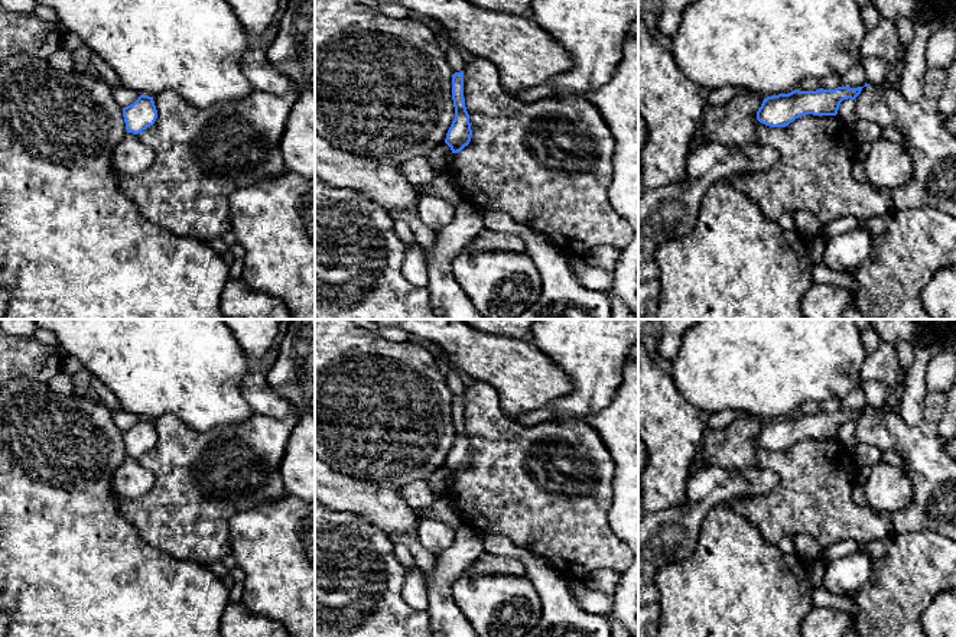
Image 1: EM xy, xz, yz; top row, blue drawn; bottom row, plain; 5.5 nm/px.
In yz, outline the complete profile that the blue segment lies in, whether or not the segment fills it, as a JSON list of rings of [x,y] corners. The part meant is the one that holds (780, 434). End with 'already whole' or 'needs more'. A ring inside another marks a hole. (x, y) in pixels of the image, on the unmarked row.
[[[838,410],[835,413],[799,415],[764,422],[757,443],[770,451],[786,451],[796,442],[813,439],[836,439],[843,423],[855,423],[864,410]]] | already whole

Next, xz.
[[[464,394],[452,399],[452,423],[455,442],[446,456],[445,467],[451,471],[452,477],[458,477],[469,468],[472,459],[469,438],[464,422]]] | already whole

